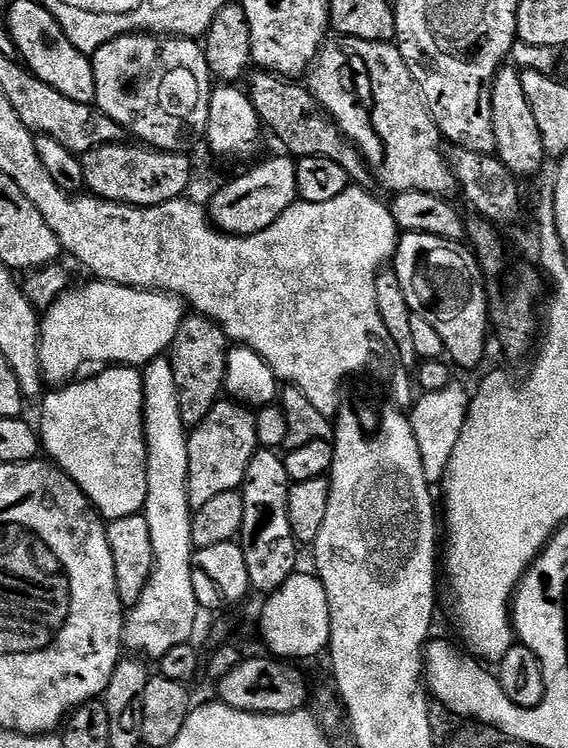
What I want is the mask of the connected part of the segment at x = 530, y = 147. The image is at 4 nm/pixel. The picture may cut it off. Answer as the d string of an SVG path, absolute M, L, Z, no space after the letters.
M505 66L496 72L495 78L492 79L490 110L492 133L496 139L495 155L499 156L500 161L508 167L513 176L523 178L534 175L535 177L545 167L543 164L546 163L546 157L538 122L534 122L534 110L530 110L530 102L526 102L526 93L522 91L522 78L517 69Z

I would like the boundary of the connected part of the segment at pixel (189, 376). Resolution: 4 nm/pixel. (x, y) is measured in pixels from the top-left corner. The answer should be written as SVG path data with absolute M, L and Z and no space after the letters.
M199 314L185 315L183 322L178 326L178 334L174 334L174 342L170 349L170 359L174 370L174 382L178 386L178 398L184 423L189 426L201 424L210 414L217 400L221 399L224 392L224 375L226 362L230 351L228 335L222 331L210 318Z

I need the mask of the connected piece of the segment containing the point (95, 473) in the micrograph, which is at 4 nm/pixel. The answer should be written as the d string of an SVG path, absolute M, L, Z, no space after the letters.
M108 366L97 376L92 376L89 380L83 378L75 382L69 382L55 390L49 391L43 397L44 405L40 408L40 424L38 423L38 435L43 451L47 459L56 467L61 468L73 482L84 491L86 498L92 507L100 513L105 521L111 522L118 518L130 518L131 516L143 513L144 503L146 502L146 470L148 469L148 451L146 450L146 438L144 437L144 377L135 367L132 366Z

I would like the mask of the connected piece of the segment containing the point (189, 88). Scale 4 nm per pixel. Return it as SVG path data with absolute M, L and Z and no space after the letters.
M155 34L119 36L91 53L96 87L95 107L121 124L125 133L132 132L141 145L162 152L187 153L208 135L210 98L214 87L212 71L204 57L203 47L192 38L165 38Z

